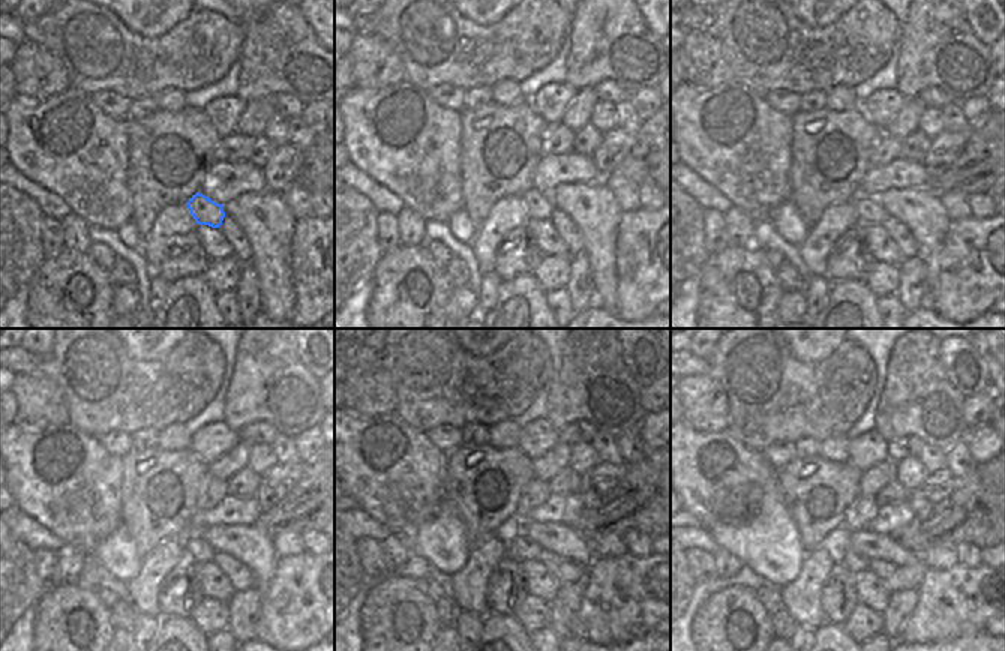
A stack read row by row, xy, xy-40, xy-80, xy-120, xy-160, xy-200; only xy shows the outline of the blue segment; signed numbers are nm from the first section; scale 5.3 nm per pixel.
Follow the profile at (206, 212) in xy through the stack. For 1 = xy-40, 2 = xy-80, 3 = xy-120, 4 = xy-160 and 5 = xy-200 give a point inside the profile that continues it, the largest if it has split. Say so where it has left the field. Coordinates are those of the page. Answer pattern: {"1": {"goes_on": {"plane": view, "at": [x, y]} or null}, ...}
{"1": {"goes_on": {"plane": "xy-40", "at": [539, 206]}}, "2": {"goes_on": {"plane": "xy-80", "at": [870, 212]}}, "3": {"goes_on": {"plane": "xy-120", "at": [197, 549]}}, "4": {"goes_on": {"plane": "xy-160", "at": [522, 549]}}, "5": {"goes_on": {"plane": "xy-200", "at": [852, 560]}}}

